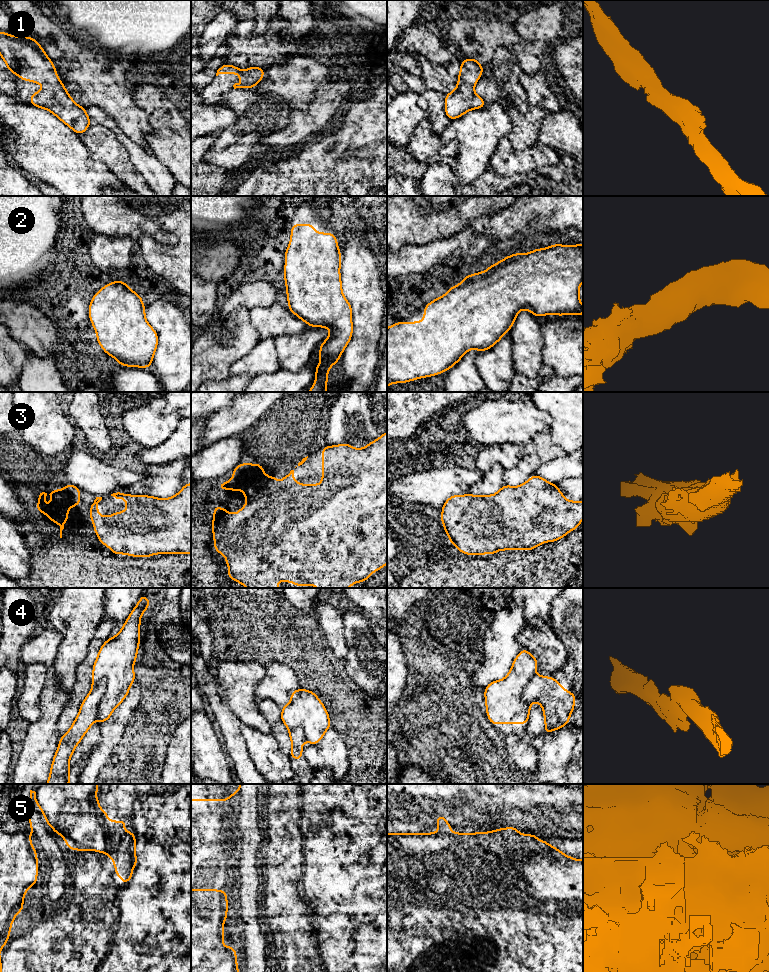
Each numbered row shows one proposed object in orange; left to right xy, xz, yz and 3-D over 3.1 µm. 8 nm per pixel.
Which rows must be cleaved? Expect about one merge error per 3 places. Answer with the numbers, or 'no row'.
4, 5

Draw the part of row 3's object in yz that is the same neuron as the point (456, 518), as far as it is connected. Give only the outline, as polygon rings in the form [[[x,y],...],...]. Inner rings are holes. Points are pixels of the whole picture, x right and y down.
[[[533,475],[524,484],[513,487],[503,485],[503,487],[494,495],[478,496],[478,495],[454,495],[449,497],[442,506],[441,521],[444,525],[444,530],[449,536],[452,545],[456,546],[462,554],[496,554],[498,550],[532,550],[541,545],[542,542],[556,542],[558,538],[564,538],[570,530],[576,530],[581,524],[583,518],[583,502],[566,500],[562,492],[558,489],[556,484],[552,484],[540,476]]]

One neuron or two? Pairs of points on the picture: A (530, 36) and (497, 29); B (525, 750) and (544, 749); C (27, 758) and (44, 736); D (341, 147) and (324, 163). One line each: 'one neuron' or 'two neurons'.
A: two neurons
B: two neurons
C: one neuron
D: one neuron

